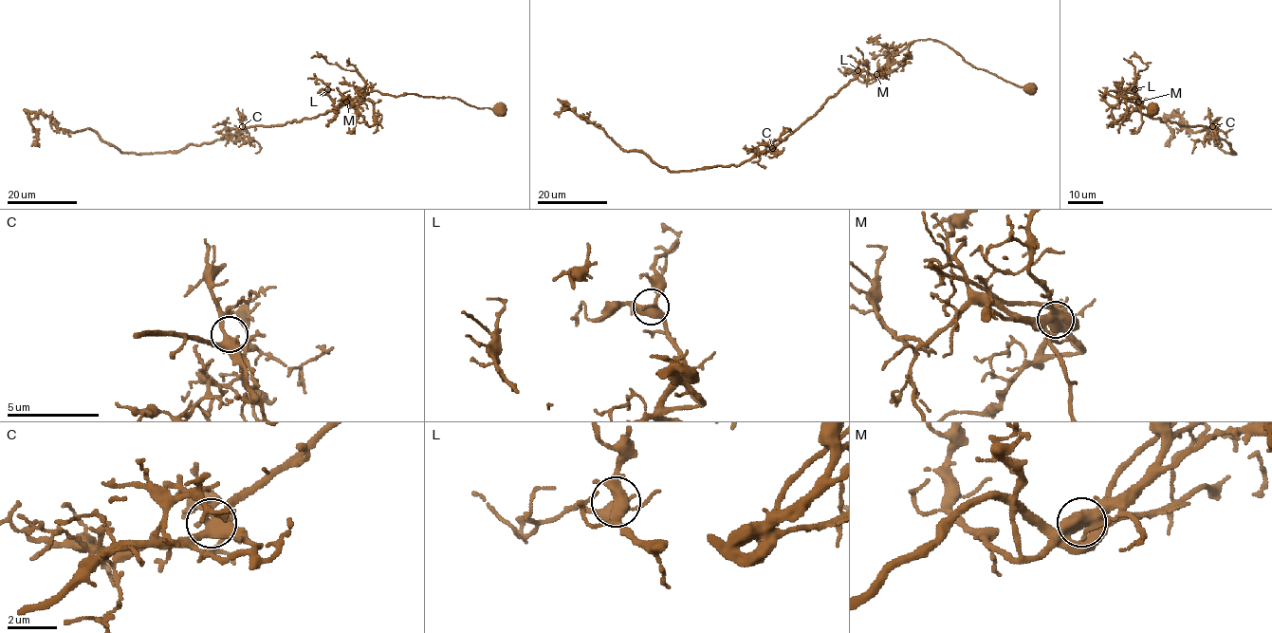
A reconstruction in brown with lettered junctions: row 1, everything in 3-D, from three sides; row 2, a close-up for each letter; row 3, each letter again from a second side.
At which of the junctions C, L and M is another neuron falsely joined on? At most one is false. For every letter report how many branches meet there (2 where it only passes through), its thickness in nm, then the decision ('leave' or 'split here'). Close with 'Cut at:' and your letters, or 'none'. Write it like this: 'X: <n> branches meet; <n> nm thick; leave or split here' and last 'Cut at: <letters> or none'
C: 4 branches meet; 360 nm thick; leave
L: 5 branches meet; 400 nm thick; leave
M: 4 branches meet; 500 nm thick; leave
Cut at: none

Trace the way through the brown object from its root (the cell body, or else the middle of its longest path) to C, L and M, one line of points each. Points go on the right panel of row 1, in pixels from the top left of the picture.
C: (1153, 110), (1133, 97), (1103, 95), (1115, 91), (1134, 98), (1139, 102), (1135, 110), (1163, 121), (1212, 126)
L: (1153, 110), (1133, 97), (1109, 94), (1103, 96), (1109, 91), (1115, 91), (1134, 98), (1144, 107), (1134, 89)
M: (1153, 110), (1133, 97), (1103, 95), (1115, 91), (1138, 102)

